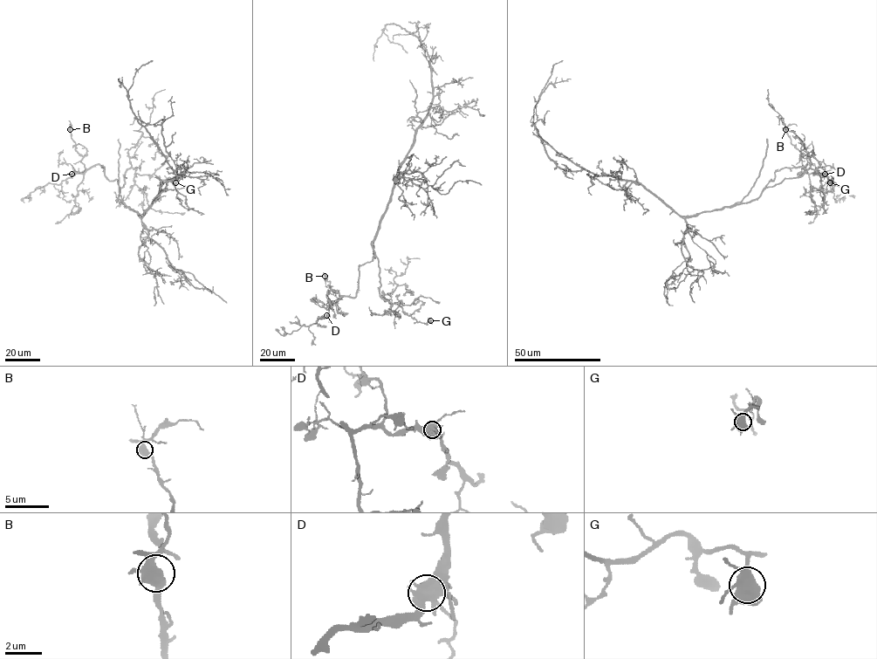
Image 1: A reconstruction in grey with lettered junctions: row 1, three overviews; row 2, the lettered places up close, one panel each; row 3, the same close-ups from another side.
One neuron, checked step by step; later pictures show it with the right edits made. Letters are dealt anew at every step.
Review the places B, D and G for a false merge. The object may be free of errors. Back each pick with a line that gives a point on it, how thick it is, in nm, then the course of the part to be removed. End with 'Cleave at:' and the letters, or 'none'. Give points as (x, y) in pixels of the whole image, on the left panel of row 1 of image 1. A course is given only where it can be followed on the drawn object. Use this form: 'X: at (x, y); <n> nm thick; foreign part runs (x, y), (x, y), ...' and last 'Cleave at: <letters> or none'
Cleave at: none

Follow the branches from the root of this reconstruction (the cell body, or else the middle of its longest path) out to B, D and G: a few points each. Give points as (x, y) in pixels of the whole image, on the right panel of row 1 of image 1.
B: (674, 212), (696, 216), (749, 202), (759, 196), (777, 171), (807, 165), (805, 168), (802, 154), (785, 129)
D: (674, 212), (696, 216), (749, 202), (759, 196), (777, 171), (784, 168), (807, 165), (809, 174), (825, 174)
G: (674, 212), (696, 216), (749, 202), (810, 168), (814, 175), (832, 177), (830, 182)

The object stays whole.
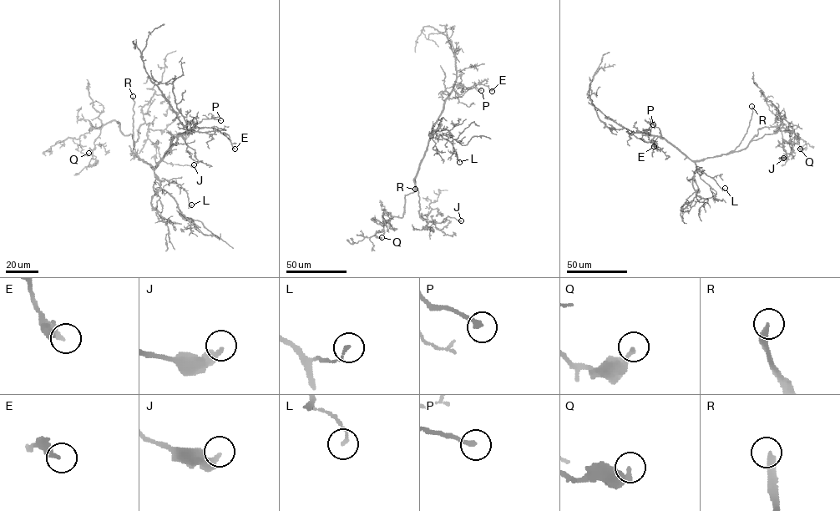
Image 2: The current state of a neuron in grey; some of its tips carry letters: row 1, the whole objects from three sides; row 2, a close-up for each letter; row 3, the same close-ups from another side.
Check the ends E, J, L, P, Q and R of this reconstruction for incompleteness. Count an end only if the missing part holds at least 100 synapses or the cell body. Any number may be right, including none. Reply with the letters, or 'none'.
R

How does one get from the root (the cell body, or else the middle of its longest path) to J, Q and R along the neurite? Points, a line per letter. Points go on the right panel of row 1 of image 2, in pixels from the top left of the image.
J: (688, 158), (703, 160), (740, 151), (782, 127), (790, 138), (783, 142), (786, 157), (779, 158), (783, 158)
Q: (688, 158), (703, 160), (740, 151), (746, 147), (759, 129), (780, 124), (781, 131), (794, 132), (800, 149)
R: (688, 158), (703, 160), (733, 151), (746, 132), (751, 106)

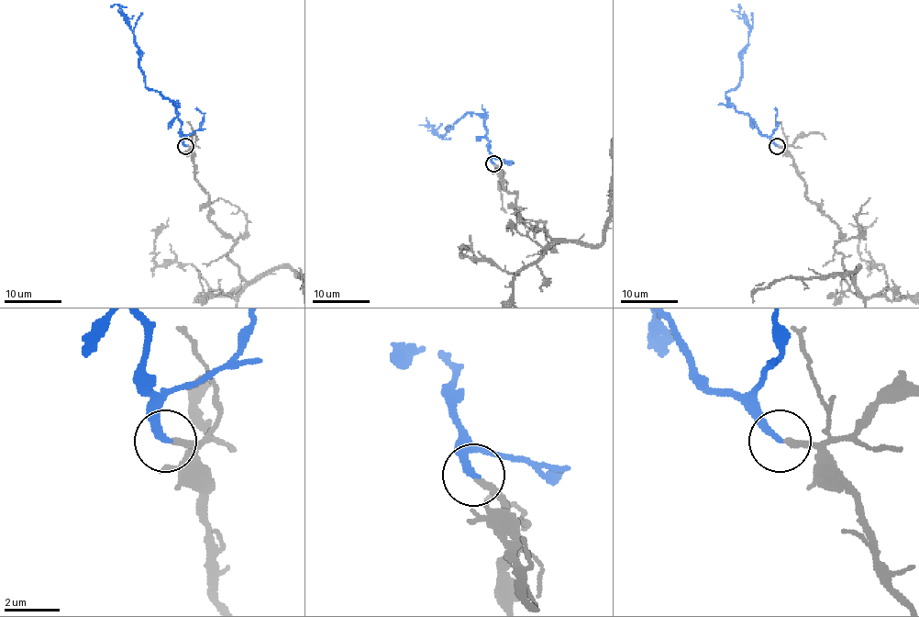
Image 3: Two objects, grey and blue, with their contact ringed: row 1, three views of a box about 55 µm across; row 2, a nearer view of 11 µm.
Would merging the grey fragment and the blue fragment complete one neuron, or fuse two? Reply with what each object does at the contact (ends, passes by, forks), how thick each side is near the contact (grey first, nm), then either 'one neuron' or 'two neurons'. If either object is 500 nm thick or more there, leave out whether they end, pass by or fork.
grey ends | blue ends | 220/260 nm | one neuron

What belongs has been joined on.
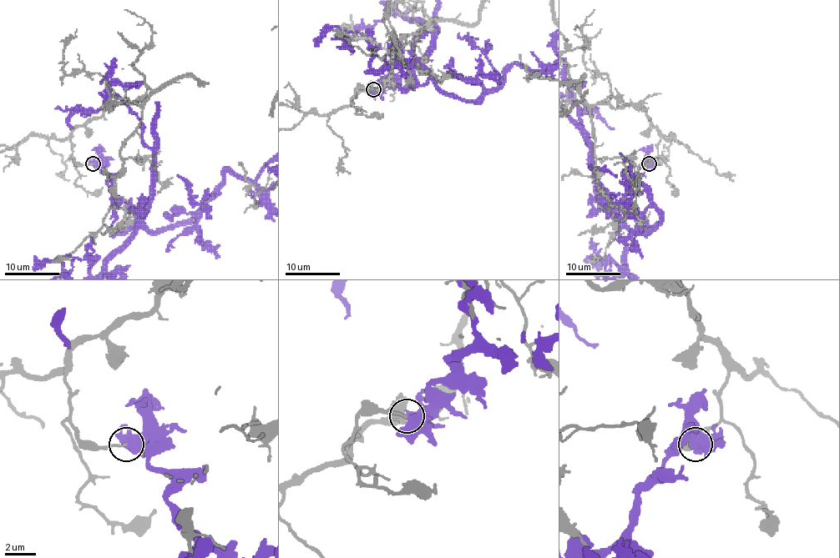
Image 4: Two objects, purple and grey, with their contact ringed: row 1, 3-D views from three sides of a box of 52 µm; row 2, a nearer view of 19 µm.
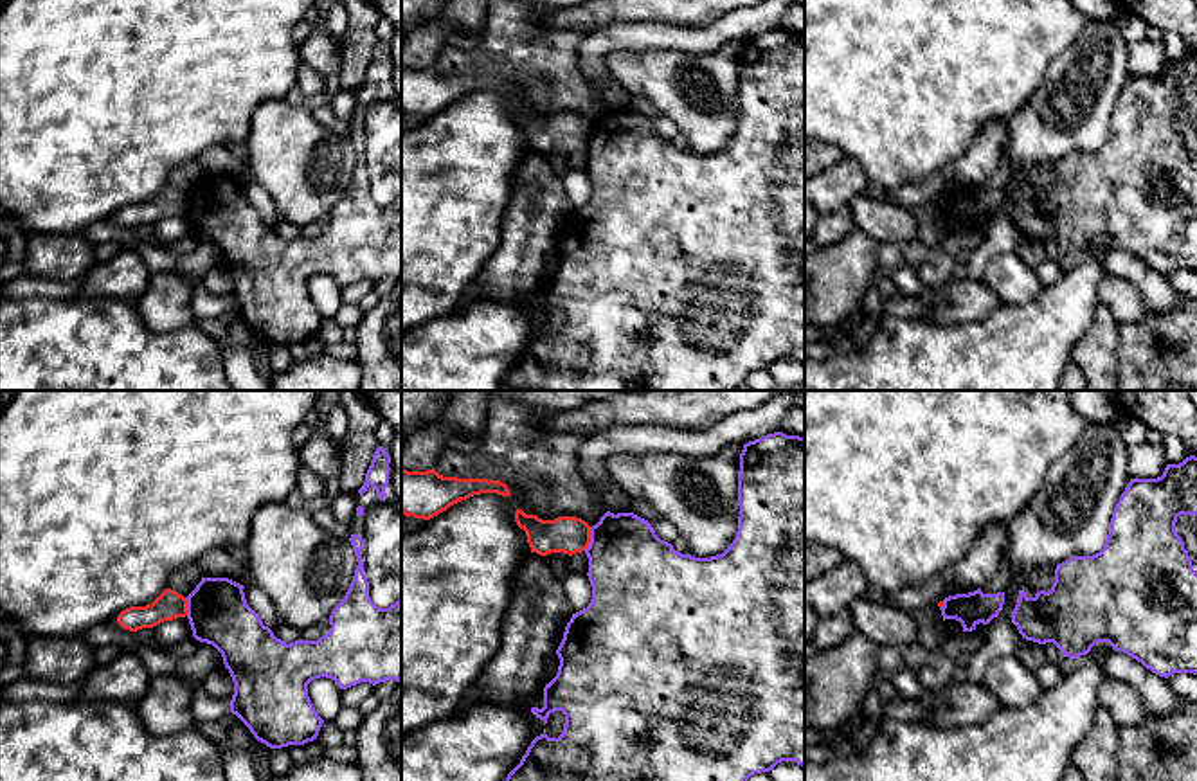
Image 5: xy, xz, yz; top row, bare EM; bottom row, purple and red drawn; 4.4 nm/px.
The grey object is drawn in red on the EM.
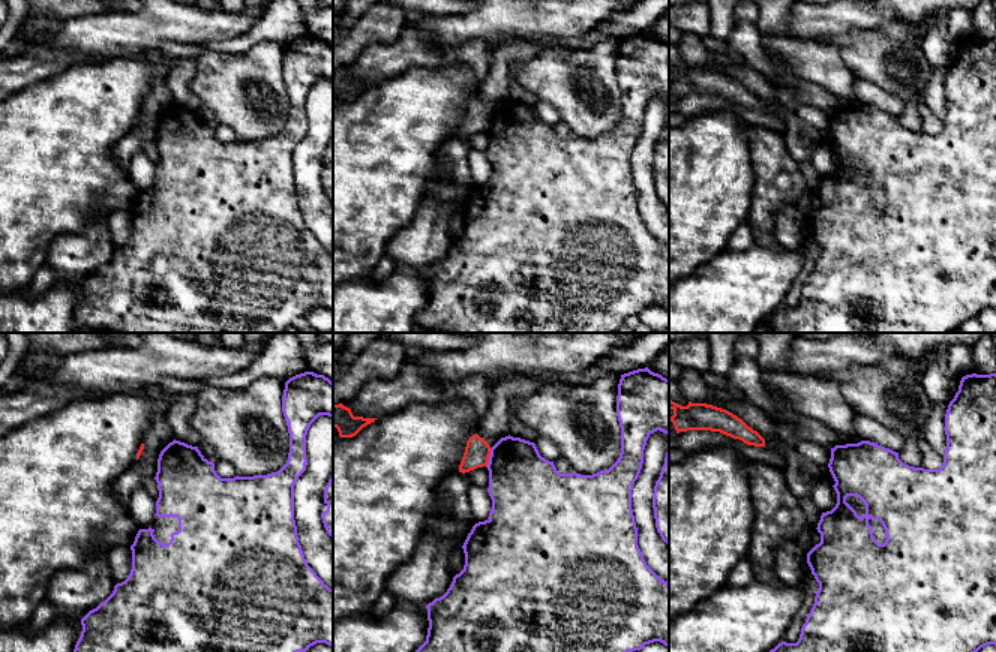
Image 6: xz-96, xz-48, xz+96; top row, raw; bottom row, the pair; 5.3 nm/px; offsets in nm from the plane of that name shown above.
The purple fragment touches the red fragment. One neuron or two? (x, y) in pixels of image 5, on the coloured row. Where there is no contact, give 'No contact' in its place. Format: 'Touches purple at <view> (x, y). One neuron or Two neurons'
Touches purple at xz (591, 538). Two neurons

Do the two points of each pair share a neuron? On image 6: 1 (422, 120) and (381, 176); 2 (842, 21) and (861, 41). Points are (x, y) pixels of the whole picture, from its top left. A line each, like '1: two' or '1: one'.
1: one
2: two

